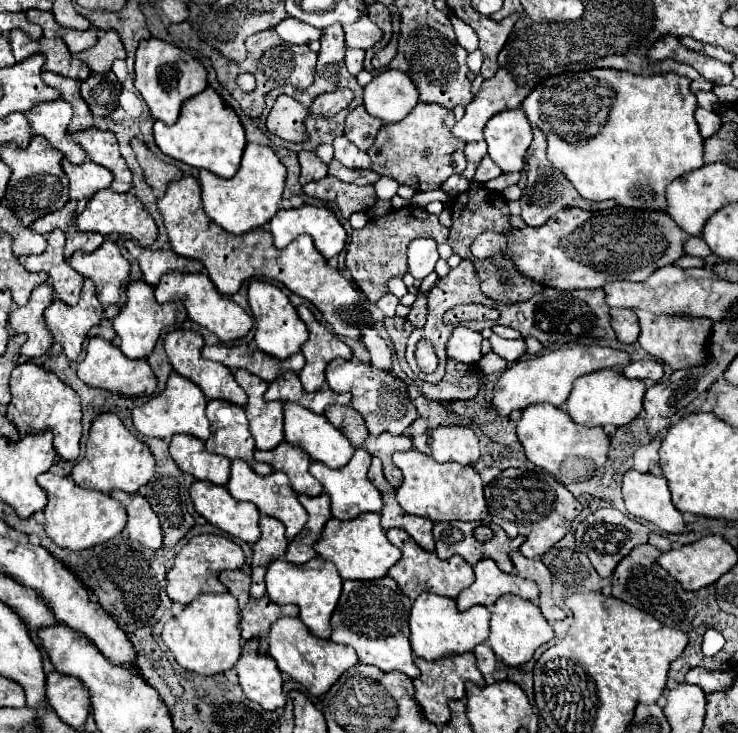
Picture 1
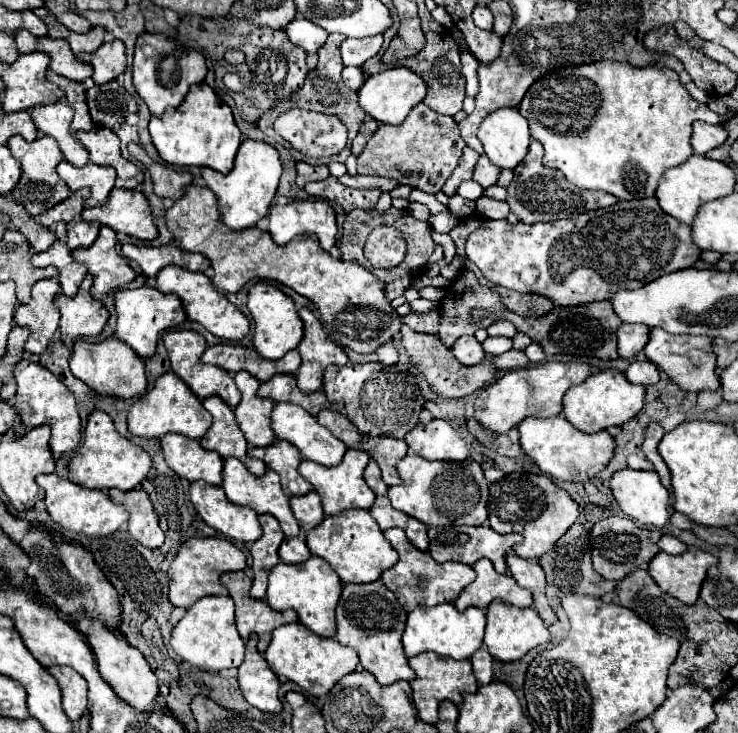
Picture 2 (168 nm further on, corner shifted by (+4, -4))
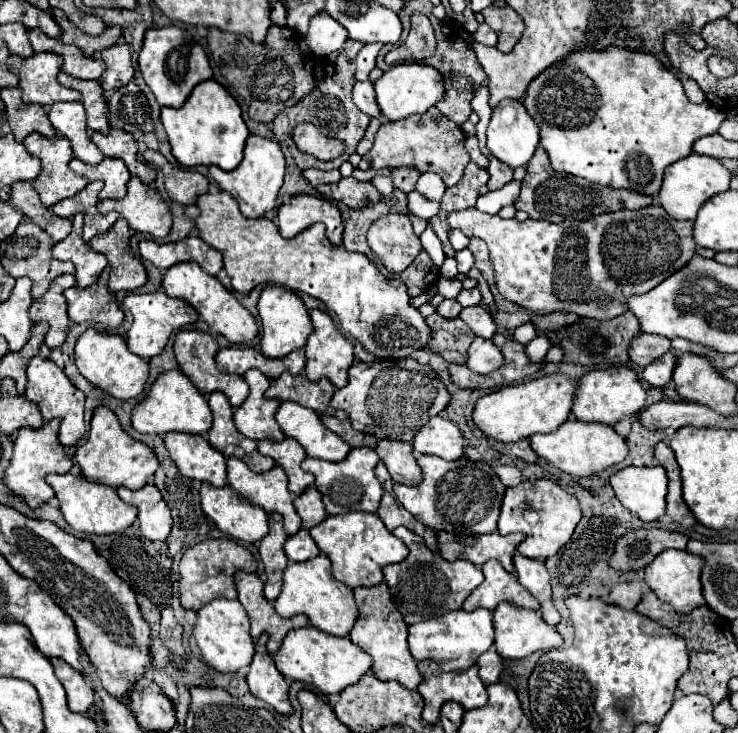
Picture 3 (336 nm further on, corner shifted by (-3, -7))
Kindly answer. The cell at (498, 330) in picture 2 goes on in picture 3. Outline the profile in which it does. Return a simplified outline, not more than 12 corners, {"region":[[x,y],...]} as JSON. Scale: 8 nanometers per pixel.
{"region":[[662,205],[586,221],[448,223],[526,311],[608,321],[696,253]]}

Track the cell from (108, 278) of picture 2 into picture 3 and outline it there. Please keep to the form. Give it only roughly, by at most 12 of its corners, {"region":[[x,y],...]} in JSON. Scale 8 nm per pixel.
{"region":[[118,219],[90,239],[112,265],[108,289],[134,291],[146,283],[142,261],[128,255],[130,227]]}

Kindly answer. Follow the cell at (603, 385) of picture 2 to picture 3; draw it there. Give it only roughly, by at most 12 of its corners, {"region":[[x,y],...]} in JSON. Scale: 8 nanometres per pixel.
{"region":[[630,367],[578,379],[572,413],[614,425],[646,405]]}

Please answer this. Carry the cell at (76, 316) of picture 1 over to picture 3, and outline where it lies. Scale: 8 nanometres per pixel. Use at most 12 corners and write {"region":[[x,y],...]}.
{"region":[[110,267],[86,289],[70,287],[74,323],[112,329],[124,311],[108,291]]}

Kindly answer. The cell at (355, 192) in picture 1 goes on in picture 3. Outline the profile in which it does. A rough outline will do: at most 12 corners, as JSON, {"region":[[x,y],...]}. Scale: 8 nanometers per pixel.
{"region":[[342,177],[318,185],[324,199],[362,209],[382,199],[372,183]]}

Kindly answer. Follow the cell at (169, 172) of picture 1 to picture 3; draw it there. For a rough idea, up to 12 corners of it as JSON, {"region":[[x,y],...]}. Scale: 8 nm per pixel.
{"region":[[160,151],[144,159],[164,173],[170,199],[192,205],[208,191],[208,179],[168,163]]}

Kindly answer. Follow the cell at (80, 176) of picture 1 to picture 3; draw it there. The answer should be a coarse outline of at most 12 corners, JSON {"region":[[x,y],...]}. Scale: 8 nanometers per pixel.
{"region":[[72,159],[70,169],[88,181],[102,179],[100,199],[122,199],[130,171],[122,159],[98,165]]}

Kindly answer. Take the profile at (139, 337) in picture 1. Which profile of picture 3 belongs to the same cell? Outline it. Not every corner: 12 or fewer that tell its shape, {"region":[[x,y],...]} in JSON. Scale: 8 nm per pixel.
{"region":[[130,293],[128,349],[150,359],[198,319],[182,299]]}

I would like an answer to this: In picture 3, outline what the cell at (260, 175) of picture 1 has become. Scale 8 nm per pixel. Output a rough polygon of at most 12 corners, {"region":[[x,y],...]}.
{"region":[[248,137],[236,169],[210,167],[212,179],[262,217],[276,207],[284,155],[276,141]]}

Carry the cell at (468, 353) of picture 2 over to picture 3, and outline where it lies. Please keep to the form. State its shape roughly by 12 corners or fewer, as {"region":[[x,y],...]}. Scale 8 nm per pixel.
{"region":[[476,337],[468,351],[468,367],[488,375],[504,363],[502,351]]}

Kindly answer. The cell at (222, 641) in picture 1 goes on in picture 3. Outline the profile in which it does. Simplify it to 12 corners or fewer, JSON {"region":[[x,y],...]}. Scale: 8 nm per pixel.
{"region":[[214,599],[198,611],[204,661],[234,673],[252,663],[244,607]]}

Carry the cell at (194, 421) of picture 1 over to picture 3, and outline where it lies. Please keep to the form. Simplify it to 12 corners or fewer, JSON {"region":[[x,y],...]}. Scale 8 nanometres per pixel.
{"region":[[176,369],[134,407],[138,433],[206,435],[204,395]]}

